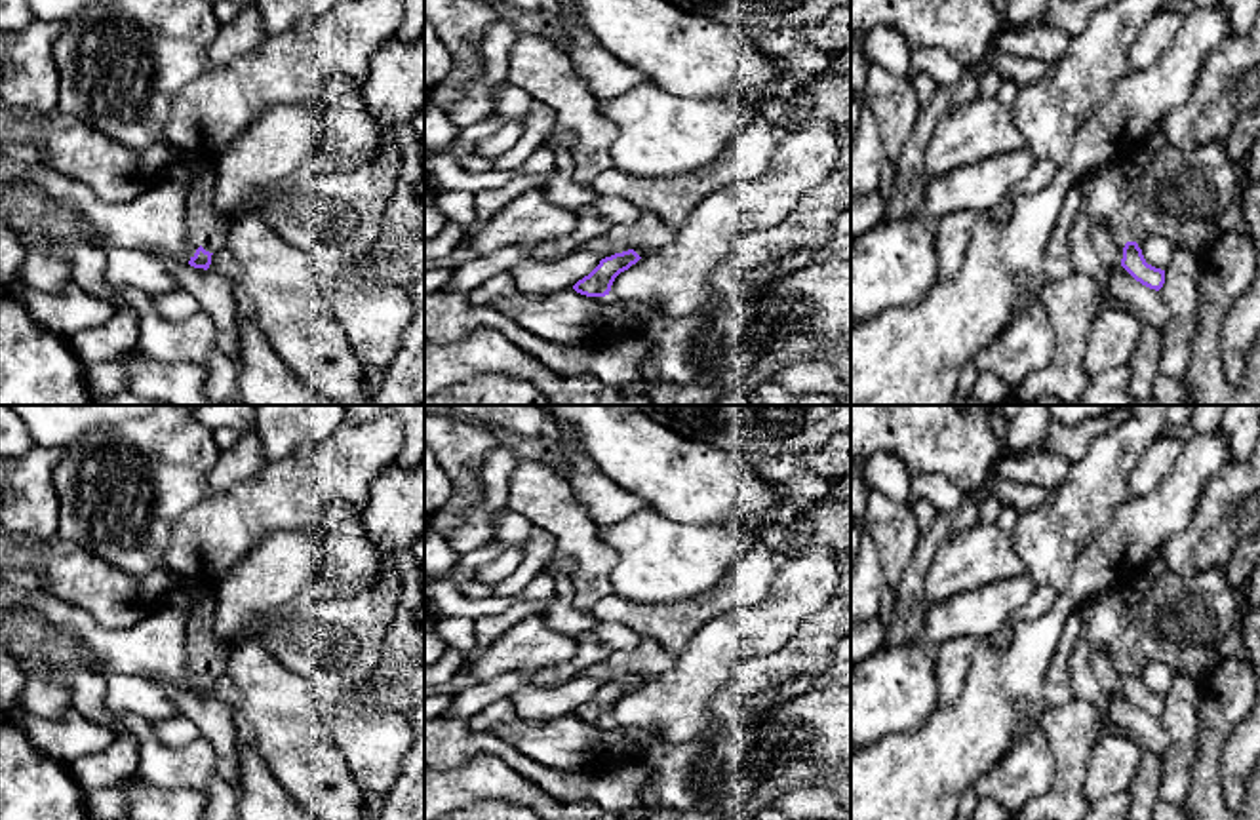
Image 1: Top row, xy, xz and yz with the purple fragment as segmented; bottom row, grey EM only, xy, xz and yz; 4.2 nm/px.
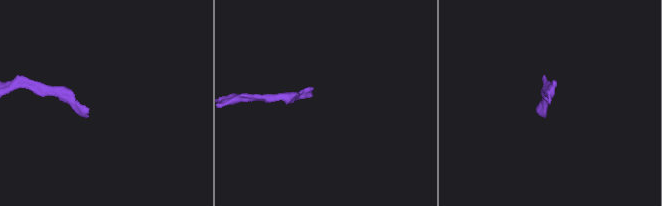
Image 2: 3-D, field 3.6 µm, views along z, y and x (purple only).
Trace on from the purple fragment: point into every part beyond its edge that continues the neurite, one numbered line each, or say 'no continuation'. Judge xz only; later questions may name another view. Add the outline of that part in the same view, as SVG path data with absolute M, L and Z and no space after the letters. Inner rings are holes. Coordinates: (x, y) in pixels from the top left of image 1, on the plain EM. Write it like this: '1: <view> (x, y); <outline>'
no continuation

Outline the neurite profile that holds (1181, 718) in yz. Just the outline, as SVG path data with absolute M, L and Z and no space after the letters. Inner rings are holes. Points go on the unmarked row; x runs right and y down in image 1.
M1174 674L1159 715L1169 734L1163 753L1159 801L1180 805L1191 784L1193 765L1199 757L1199 685L1184 674Z

